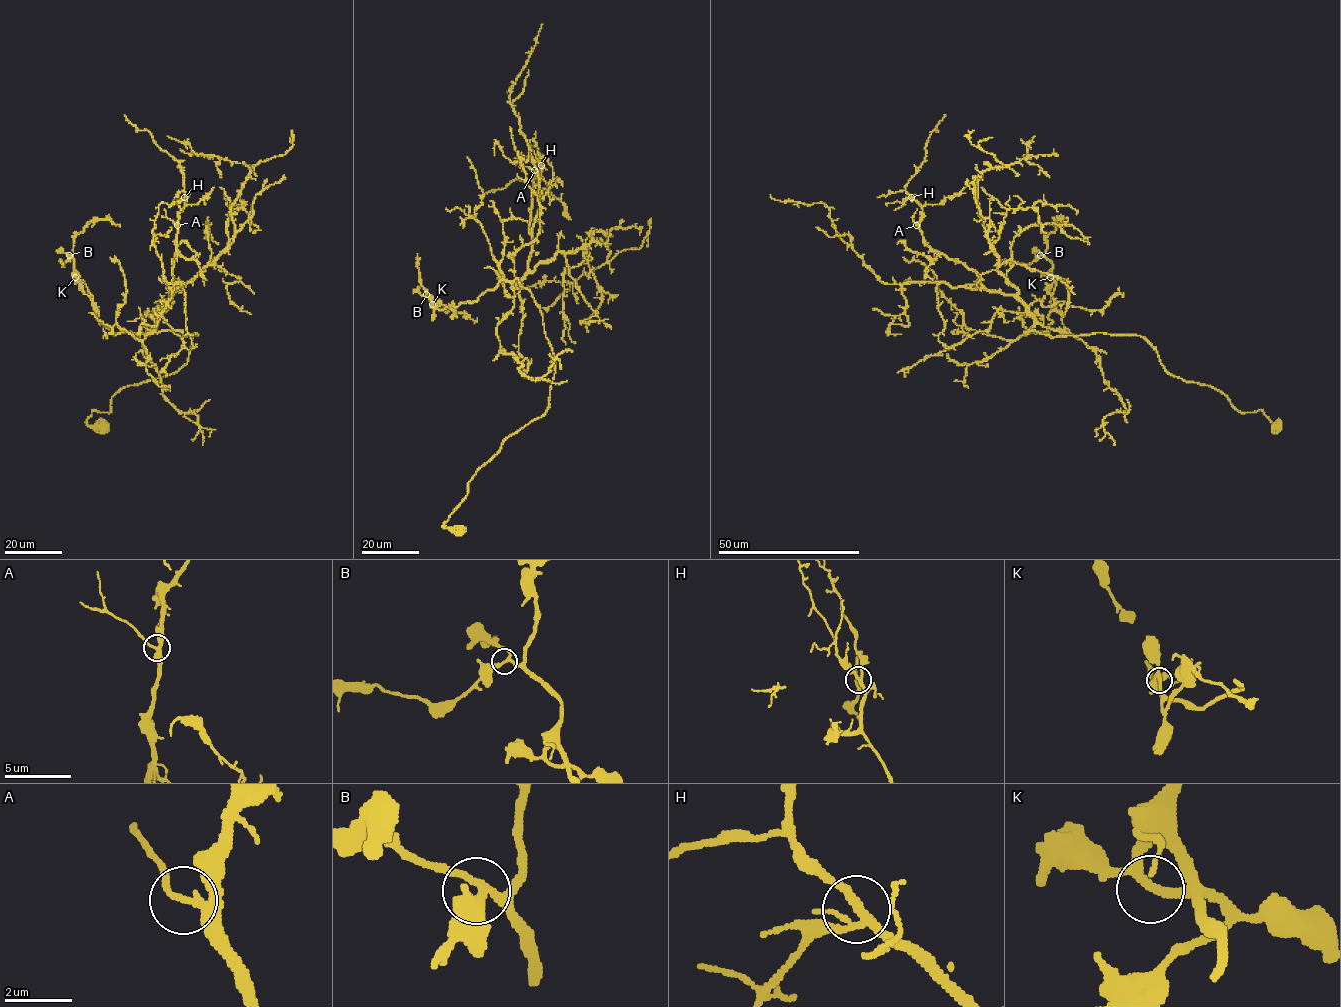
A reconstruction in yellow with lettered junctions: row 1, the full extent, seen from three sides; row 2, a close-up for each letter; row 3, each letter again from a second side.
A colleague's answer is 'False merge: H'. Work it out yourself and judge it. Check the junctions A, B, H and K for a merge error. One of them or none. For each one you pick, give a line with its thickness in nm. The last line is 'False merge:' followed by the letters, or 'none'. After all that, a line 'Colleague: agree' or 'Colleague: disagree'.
False merge: none
Colleague: disagree

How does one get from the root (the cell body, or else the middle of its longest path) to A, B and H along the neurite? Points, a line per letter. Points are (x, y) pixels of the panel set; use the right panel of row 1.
A: (1275, 426), (1168, 373), (1141, 336), (1025, 333), (1033, 318), (1020, 301), (988, 291), (916, 225)
B: (1275, 426), (1168, 373), (1141, 336), (1025, 333), (1052, 323), (1056, 281), (1040, 255)
H: (1275, 426), (1168, 373), (1141, 336), (1025, 333), (1033, 318), (1020, 301), (926, 243), (911, 197)

